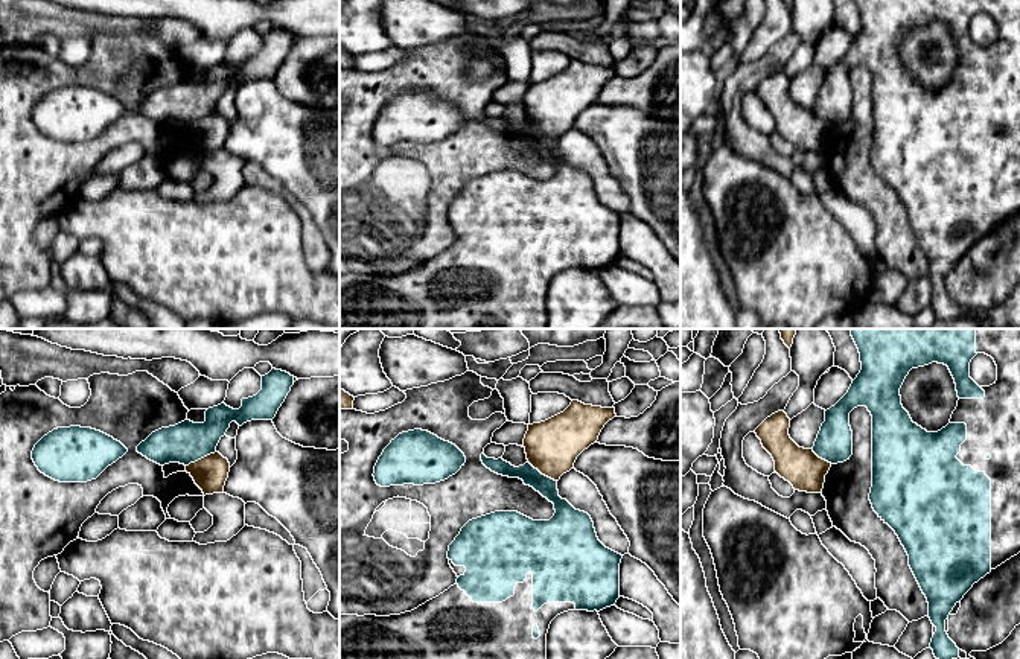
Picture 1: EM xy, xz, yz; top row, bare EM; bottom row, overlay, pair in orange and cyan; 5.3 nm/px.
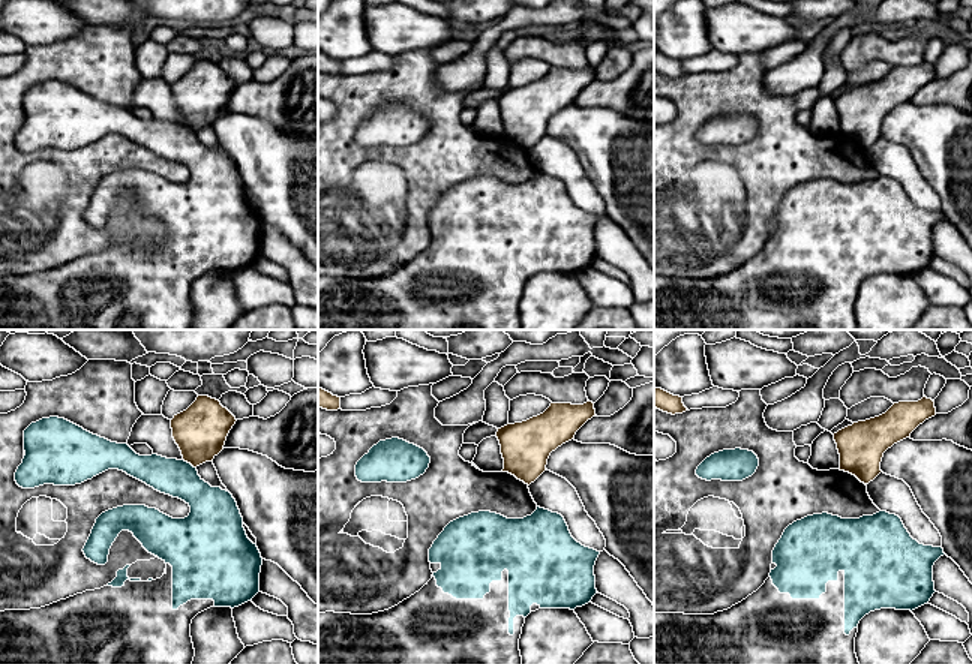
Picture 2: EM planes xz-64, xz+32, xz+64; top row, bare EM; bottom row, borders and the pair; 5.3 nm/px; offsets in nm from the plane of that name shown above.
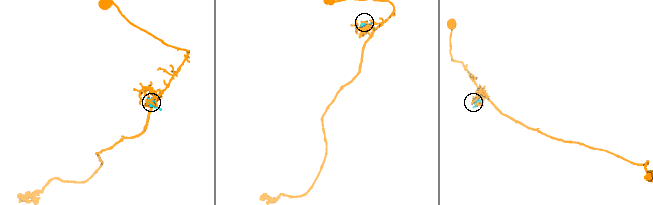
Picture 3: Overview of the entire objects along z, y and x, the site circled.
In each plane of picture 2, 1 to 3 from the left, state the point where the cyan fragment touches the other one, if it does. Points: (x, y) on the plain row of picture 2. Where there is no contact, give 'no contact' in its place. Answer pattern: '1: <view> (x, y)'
1: xz-64 (189, 126)
2: no contact
3: no contact

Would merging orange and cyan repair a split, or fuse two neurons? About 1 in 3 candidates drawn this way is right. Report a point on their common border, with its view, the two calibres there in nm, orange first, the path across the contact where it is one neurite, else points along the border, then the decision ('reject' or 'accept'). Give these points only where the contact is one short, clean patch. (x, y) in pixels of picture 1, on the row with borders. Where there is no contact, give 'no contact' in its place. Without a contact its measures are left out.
xy (201, 458) | 180/220 nm | reject

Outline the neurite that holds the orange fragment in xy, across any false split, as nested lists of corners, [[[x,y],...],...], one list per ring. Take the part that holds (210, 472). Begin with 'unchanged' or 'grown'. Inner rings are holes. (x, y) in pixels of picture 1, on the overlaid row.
unchanged | [[[219,452],[210,454],[186,466],[186,472],[206,495],[222,493],[230,472],[230,463]]]

